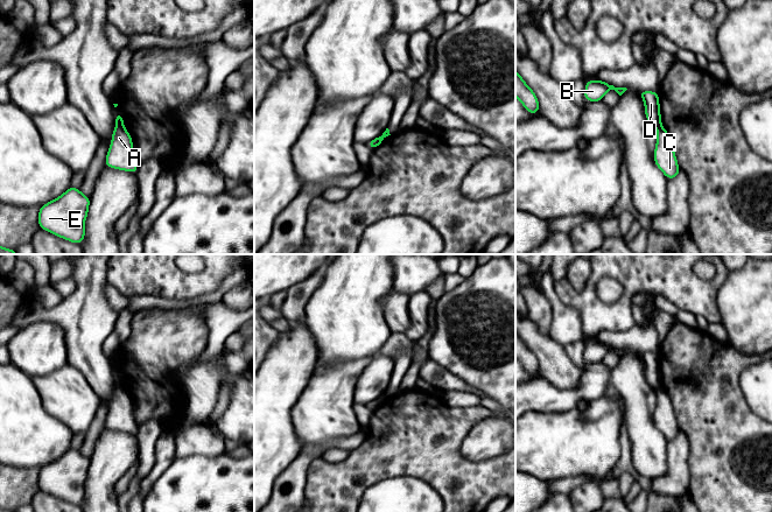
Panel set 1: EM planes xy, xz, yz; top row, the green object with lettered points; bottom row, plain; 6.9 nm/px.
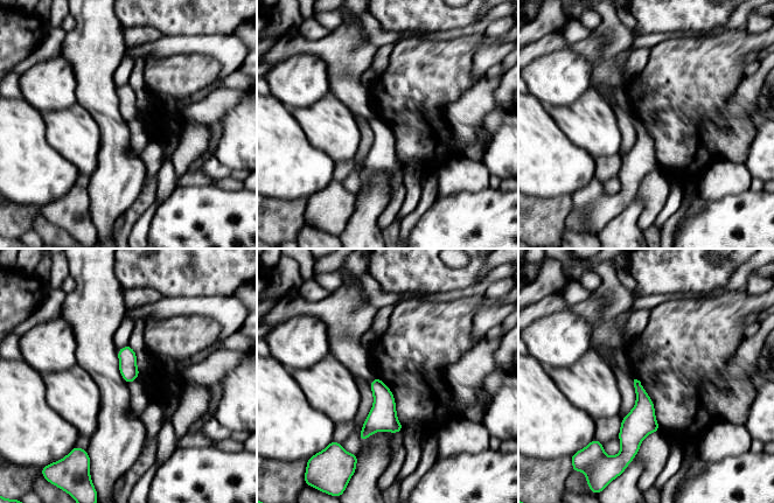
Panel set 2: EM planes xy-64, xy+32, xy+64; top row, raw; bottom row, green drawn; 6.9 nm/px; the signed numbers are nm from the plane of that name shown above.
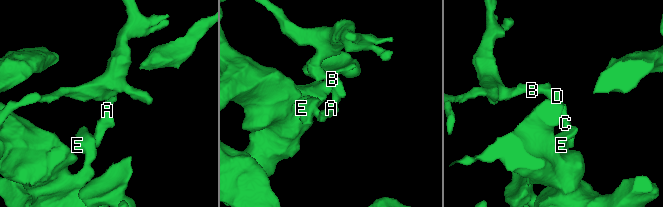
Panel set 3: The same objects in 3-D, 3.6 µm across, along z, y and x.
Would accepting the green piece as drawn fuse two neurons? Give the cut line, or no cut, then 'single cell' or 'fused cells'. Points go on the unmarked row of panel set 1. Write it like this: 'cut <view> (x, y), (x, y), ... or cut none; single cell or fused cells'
cut xy (117, 385), (123, 388); fused cells

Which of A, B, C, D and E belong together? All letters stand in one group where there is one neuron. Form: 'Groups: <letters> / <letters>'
Groups: A C E / B D

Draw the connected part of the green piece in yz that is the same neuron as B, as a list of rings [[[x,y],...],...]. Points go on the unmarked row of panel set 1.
[[[588,342],[585,344],[584,358],[587,363],[599,363],[603,360],[609,351],[615,351],[619,357],[622,357],[627,350],[626,349],[615,349],[602,342]]]

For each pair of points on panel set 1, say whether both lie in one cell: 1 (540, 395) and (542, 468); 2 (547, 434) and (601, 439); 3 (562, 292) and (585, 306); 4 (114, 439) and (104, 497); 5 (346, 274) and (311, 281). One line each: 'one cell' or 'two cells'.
1: two cells
2: one cell
3: one cell
4: one cell
5: two cells

